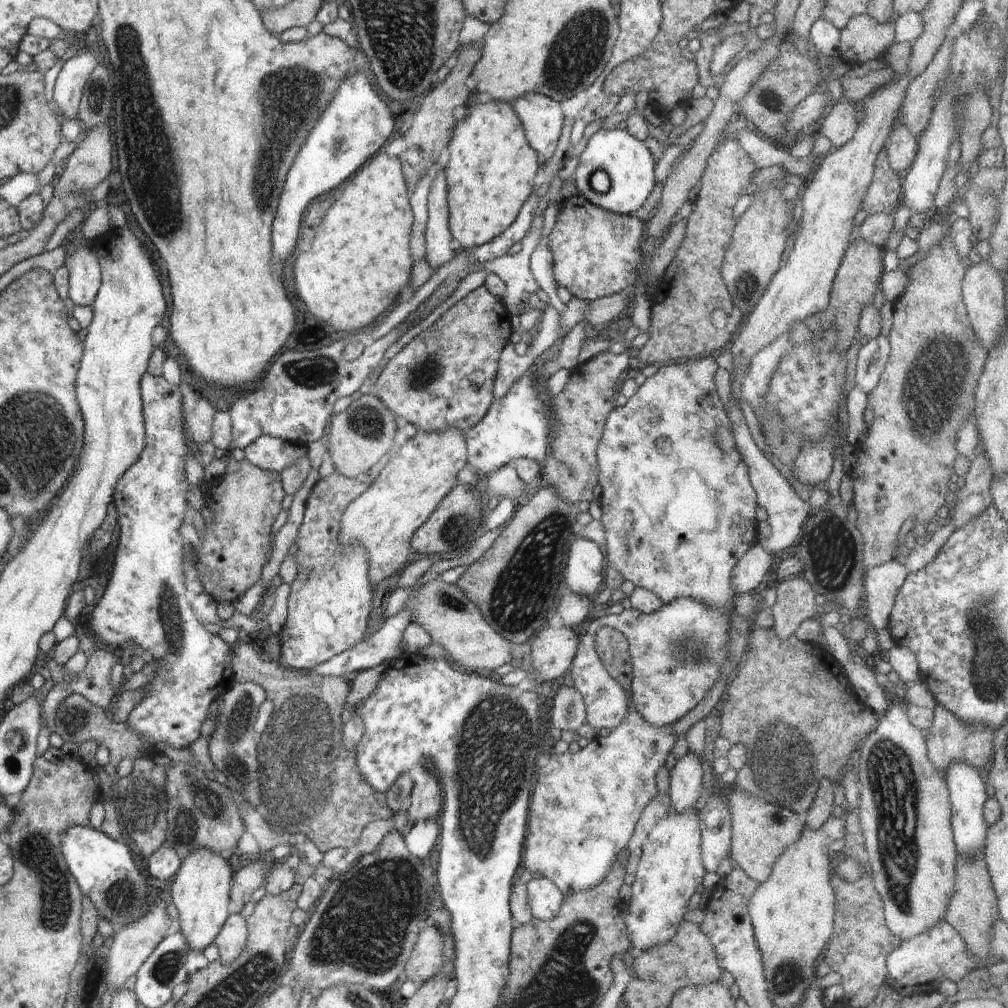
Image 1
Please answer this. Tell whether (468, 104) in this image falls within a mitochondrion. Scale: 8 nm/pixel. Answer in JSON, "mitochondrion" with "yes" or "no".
{"mitochondrion":"no"}

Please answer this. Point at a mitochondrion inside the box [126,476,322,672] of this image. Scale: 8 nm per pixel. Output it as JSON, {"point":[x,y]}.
{"point":[171,617]}

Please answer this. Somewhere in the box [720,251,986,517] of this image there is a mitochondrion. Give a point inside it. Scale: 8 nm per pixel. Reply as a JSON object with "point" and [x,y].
{"point":[937,371]}

